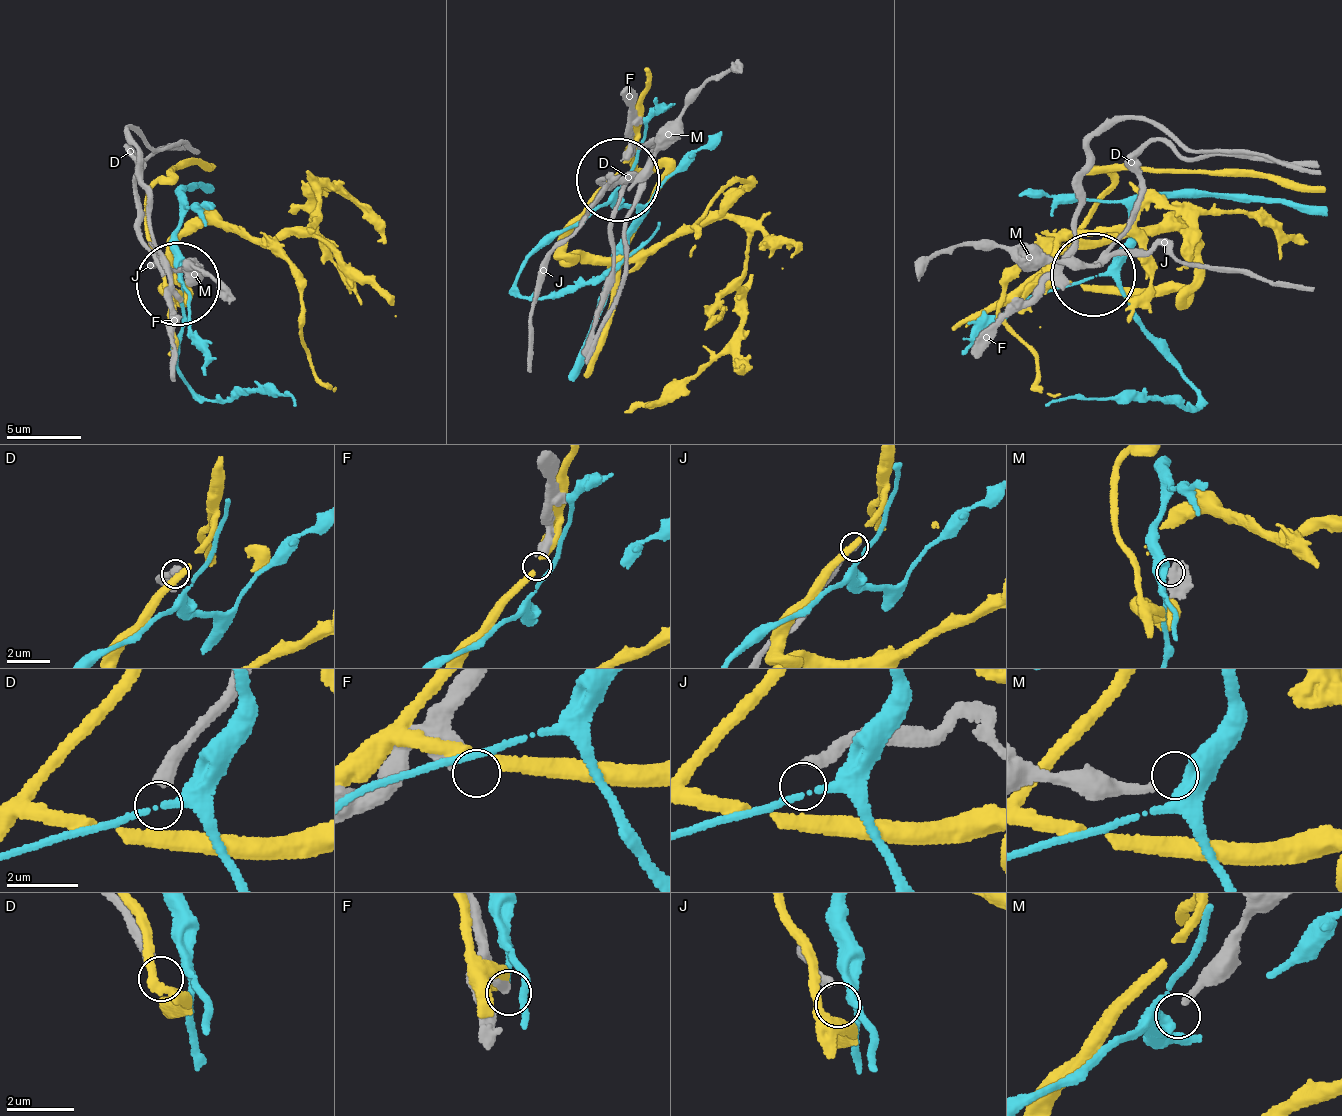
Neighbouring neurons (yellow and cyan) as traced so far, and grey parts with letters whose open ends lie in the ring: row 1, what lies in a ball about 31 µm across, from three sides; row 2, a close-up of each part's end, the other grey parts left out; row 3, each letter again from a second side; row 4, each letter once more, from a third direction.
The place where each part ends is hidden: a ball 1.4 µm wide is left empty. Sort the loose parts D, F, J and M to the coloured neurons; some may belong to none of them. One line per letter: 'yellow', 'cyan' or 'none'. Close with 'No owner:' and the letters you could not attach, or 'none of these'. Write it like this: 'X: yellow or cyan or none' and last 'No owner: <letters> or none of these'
D: none
F: none
J: none
M: cyan
No owner: D, F, J

